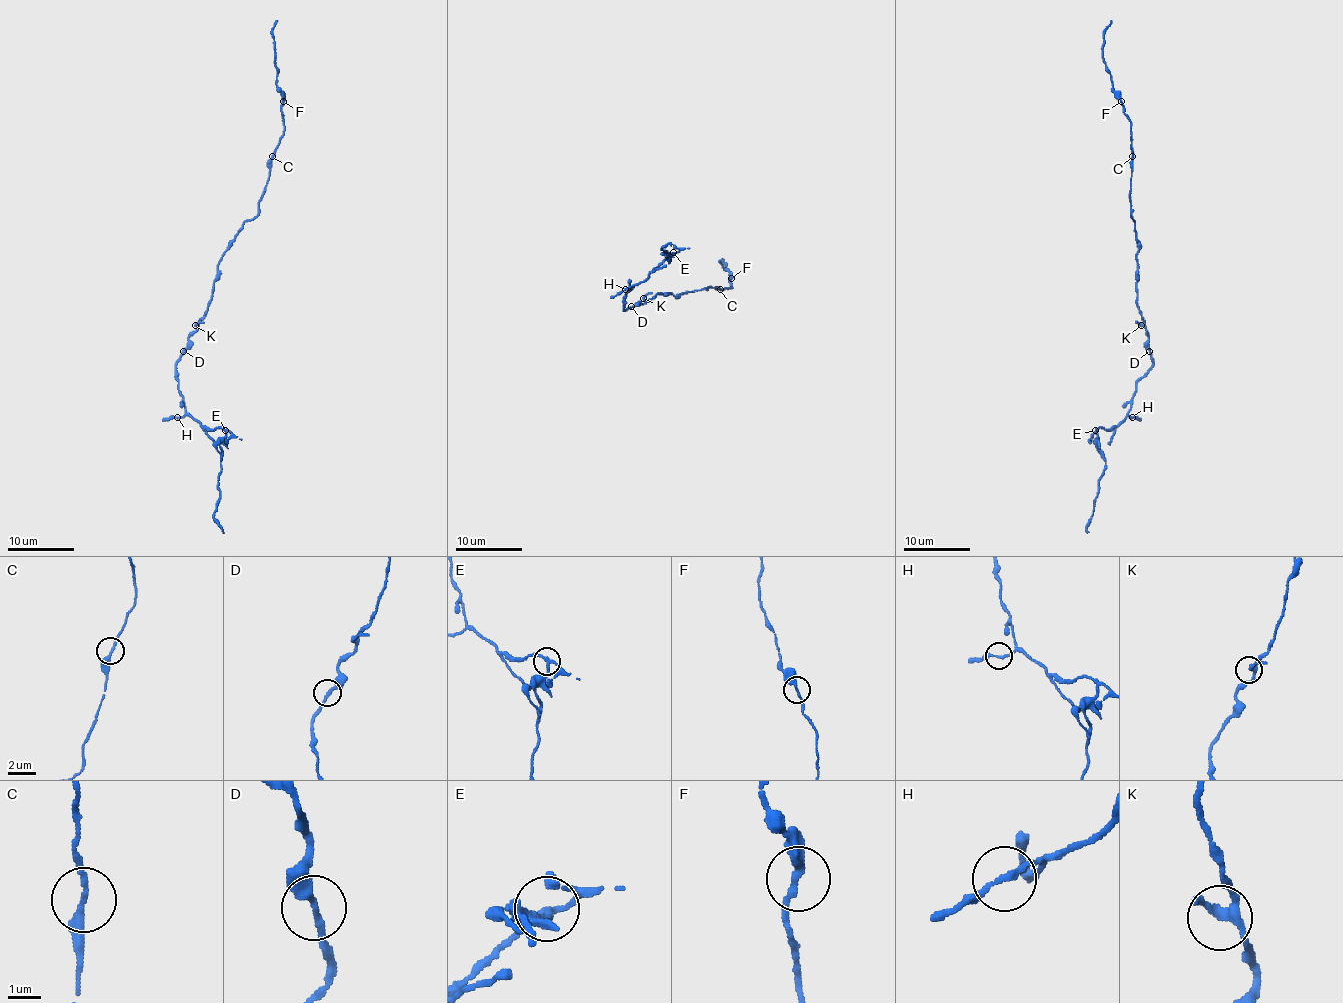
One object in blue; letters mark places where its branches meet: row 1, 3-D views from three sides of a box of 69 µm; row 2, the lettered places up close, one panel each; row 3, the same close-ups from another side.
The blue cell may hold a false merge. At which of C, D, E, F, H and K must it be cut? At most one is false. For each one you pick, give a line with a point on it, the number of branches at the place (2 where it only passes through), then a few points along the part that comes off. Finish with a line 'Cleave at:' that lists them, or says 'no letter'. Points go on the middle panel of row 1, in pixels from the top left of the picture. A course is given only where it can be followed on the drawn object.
E: place (673, 252); branches 3
Cleave at: E

